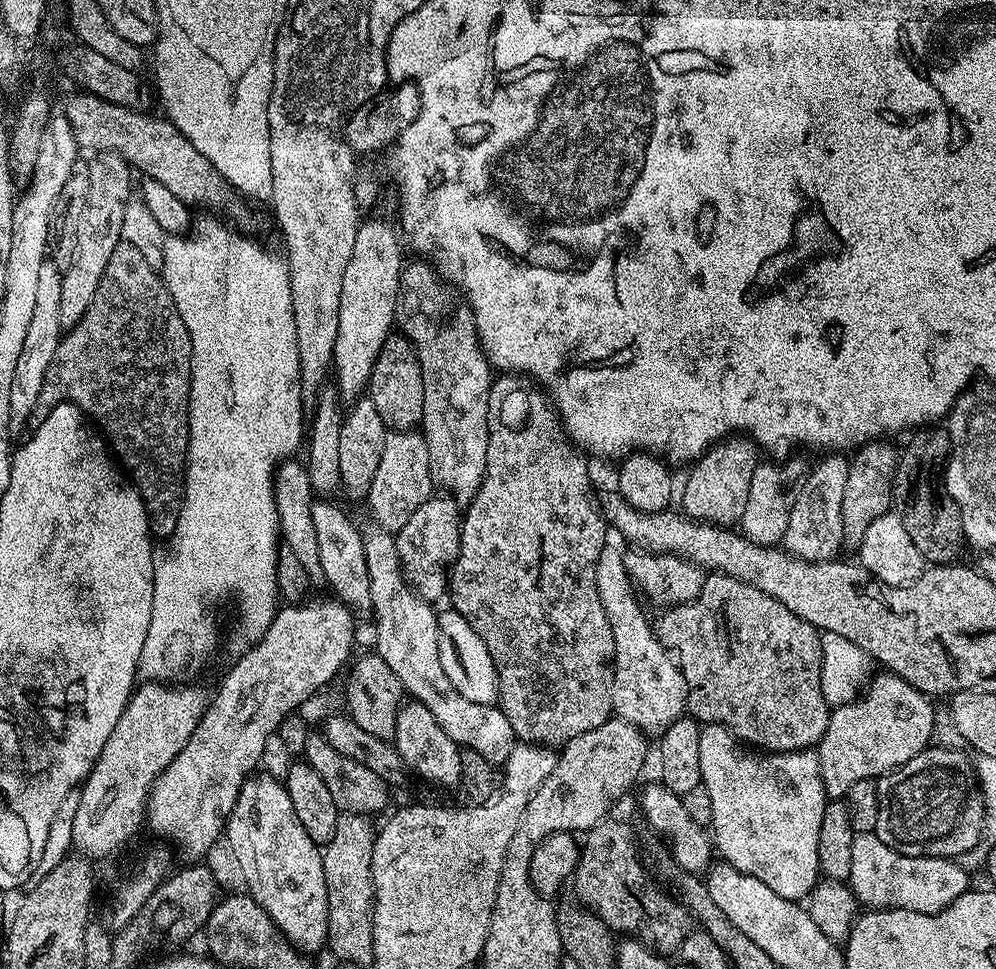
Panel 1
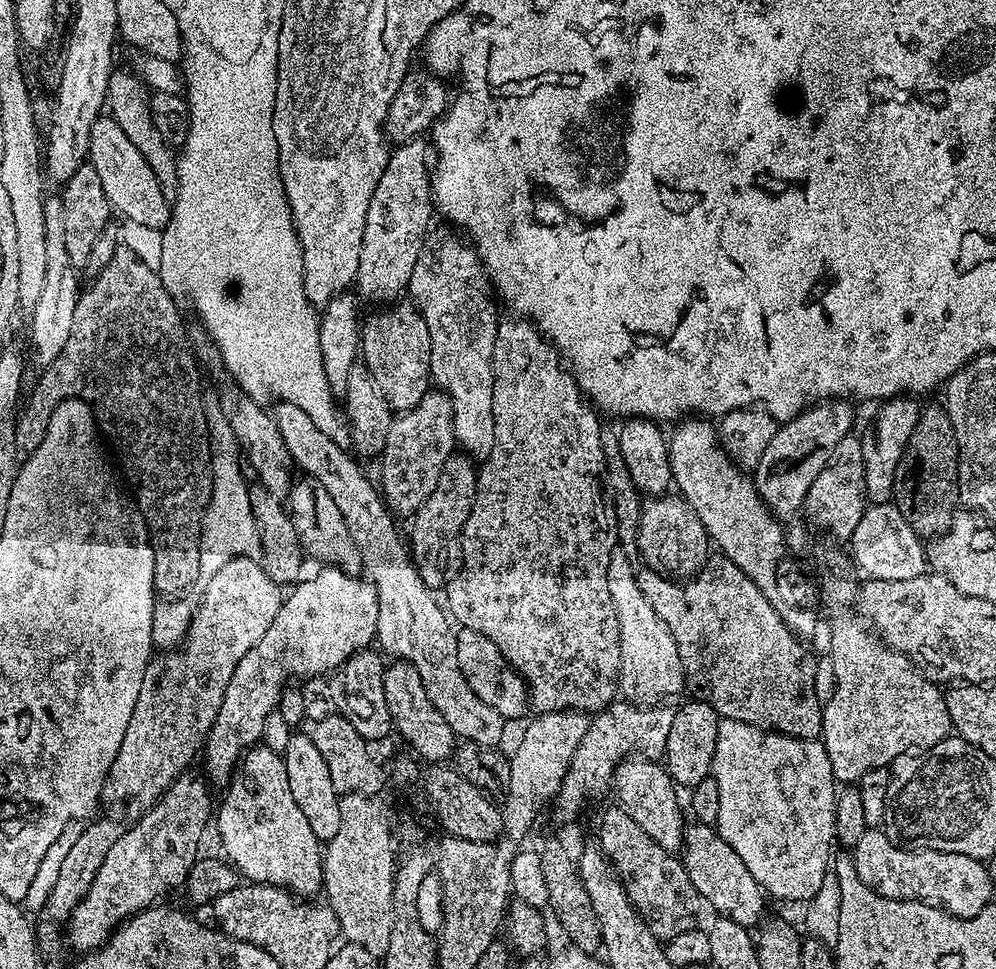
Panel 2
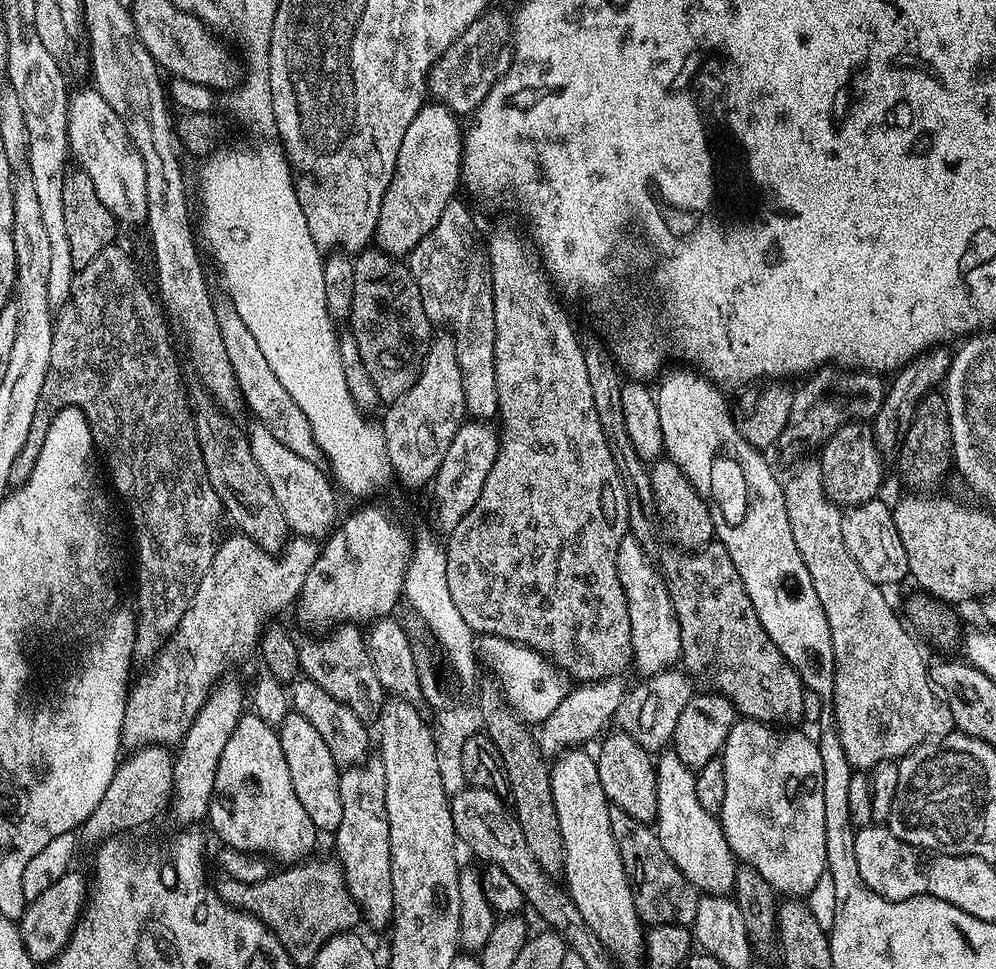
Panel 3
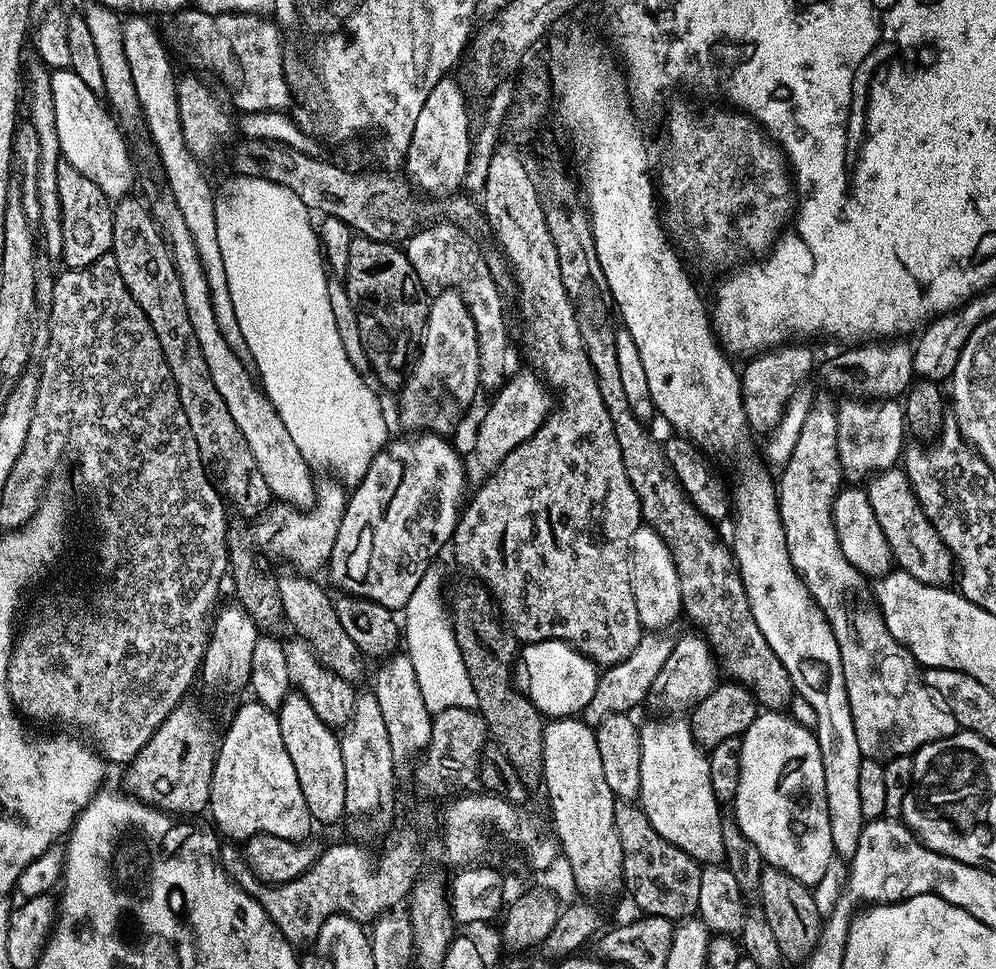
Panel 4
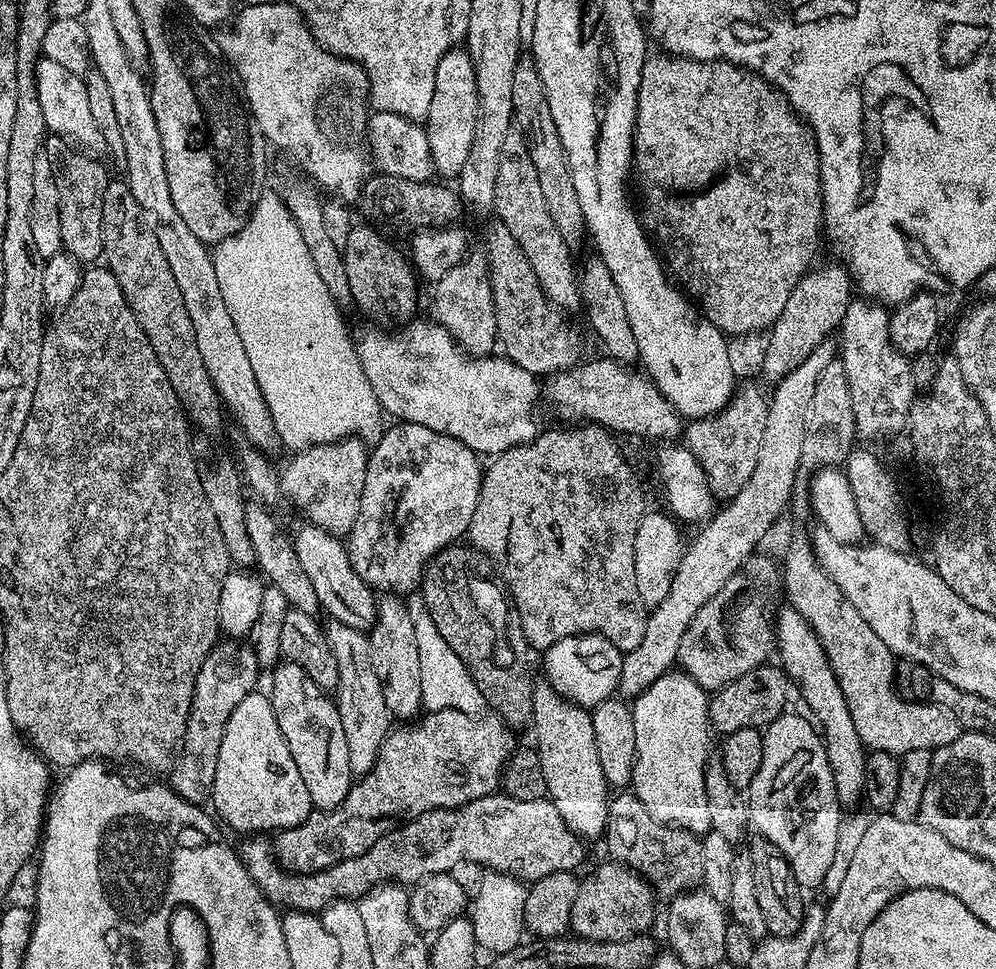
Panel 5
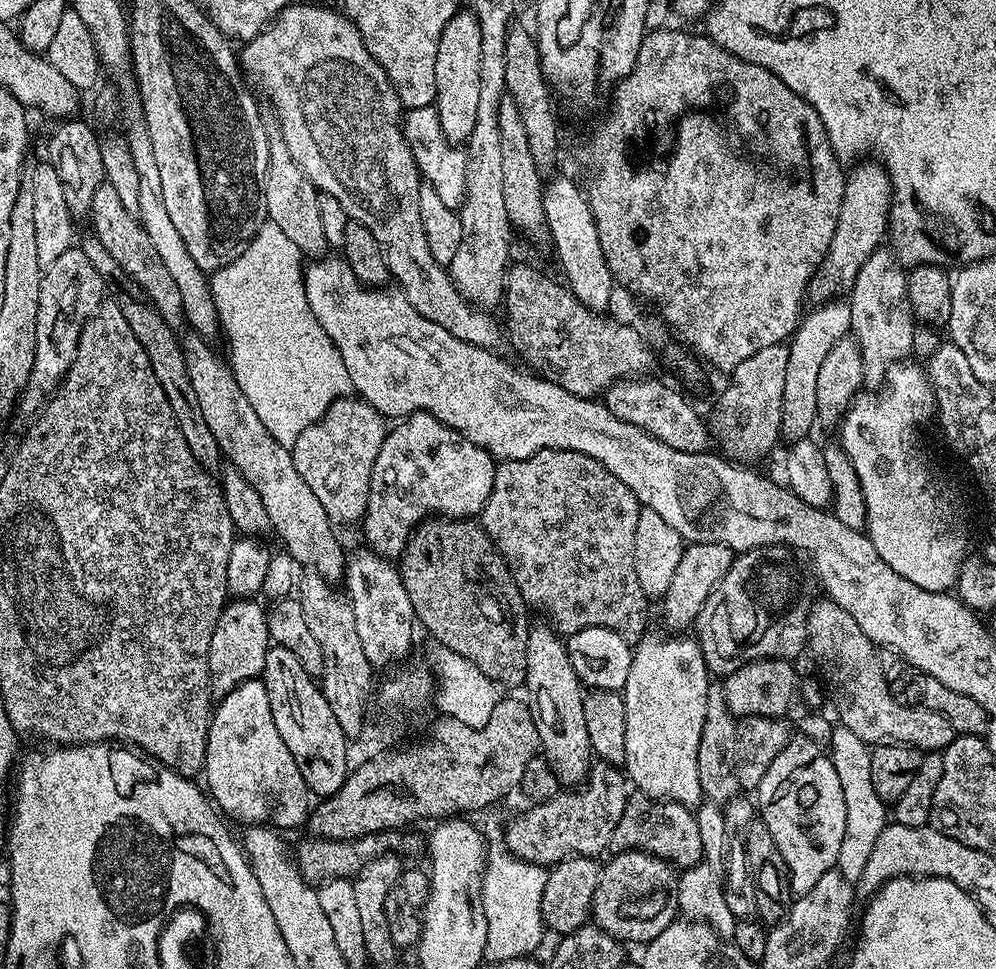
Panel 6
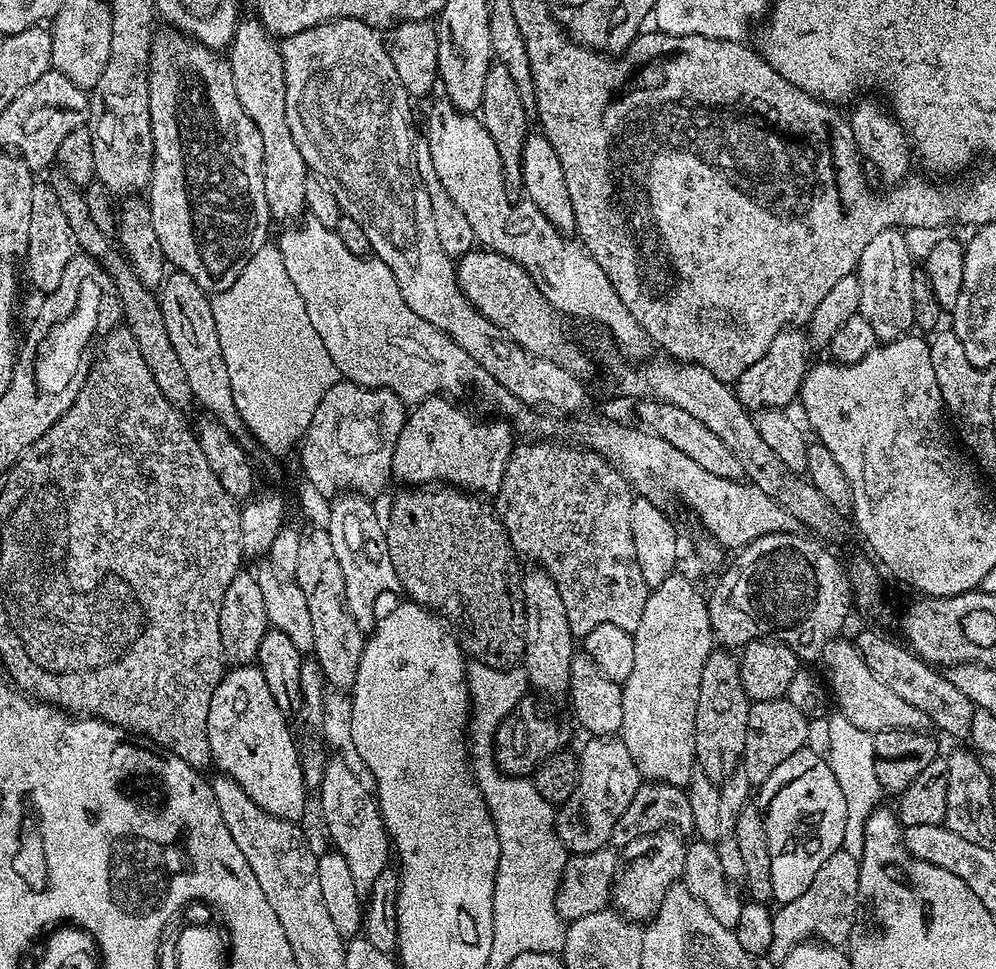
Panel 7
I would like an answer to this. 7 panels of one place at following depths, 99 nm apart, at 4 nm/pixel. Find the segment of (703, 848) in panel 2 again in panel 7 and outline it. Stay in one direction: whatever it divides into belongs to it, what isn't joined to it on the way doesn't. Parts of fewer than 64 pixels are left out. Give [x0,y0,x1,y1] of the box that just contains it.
[618,575,714,788]

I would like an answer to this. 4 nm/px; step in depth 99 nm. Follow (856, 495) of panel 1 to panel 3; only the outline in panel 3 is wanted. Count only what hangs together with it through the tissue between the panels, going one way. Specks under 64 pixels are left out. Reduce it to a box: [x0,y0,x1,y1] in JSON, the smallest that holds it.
[870,346,953,453]

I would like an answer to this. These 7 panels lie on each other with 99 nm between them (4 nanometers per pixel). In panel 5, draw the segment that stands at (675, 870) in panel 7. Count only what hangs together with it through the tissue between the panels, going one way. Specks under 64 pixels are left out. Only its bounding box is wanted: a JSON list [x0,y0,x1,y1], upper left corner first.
[570,862,657,942]

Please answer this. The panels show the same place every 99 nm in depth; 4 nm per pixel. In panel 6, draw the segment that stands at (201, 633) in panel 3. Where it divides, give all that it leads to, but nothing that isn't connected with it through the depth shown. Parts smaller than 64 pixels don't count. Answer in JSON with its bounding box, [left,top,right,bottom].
[290,394,389,525]

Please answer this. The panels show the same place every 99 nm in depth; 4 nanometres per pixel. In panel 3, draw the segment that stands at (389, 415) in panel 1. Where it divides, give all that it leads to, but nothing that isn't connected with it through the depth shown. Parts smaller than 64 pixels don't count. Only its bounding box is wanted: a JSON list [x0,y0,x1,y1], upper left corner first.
[347,246,434,402]

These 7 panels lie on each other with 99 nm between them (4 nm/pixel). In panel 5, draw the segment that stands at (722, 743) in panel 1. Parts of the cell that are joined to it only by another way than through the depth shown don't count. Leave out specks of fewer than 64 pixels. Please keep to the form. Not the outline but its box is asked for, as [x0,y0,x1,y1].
[746,710,842,889]

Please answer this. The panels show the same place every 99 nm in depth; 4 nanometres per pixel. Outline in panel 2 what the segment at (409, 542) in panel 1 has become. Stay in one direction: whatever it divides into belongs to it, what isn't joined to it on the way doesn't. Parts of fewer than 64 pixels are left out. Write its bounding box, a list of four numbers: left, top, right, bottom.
[410,454,478,589]

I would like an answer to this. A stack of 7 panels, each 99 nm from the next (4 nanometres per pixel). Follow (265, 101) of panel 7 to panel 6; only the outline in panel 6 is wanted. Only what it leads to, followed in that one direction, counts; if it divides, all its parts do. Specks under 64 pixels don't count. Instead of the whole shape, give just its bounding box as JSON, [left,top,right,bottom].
[264,130,329,258]

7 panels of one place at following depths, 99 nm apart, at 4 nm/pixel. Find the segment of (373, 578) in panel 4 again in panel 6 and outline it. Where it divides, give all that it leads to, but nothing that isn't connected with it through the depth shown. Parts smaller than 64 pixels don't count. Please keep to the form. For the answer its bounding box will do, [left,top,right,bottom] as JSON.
[362,412,497,558]

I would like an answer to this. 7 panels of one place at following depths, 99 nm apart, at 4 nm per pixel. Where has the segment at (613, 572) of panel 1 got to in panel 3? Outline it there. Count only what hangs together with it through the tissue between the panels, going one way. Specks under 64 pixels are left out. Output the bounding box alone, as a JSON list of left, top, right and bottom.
[616,534,682,677]

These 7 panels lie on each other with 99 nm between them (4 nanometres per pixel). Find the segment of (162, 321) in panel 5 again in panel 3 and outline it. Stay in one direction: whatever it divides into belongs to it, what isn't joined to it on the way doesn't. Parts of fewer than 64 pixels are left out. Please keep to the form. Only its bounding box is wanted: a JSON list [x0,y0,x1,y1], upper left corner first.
[188,384,290,555]

